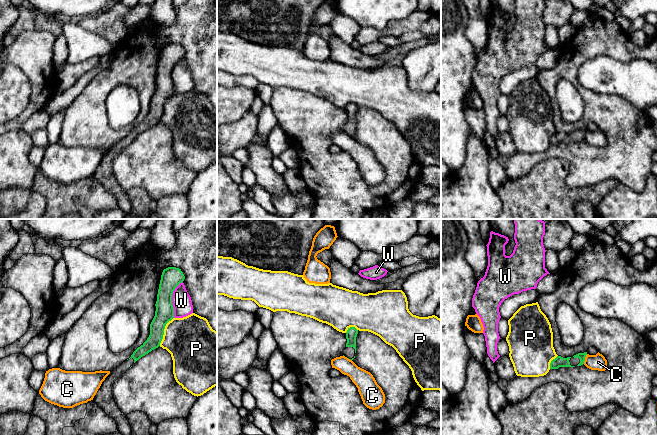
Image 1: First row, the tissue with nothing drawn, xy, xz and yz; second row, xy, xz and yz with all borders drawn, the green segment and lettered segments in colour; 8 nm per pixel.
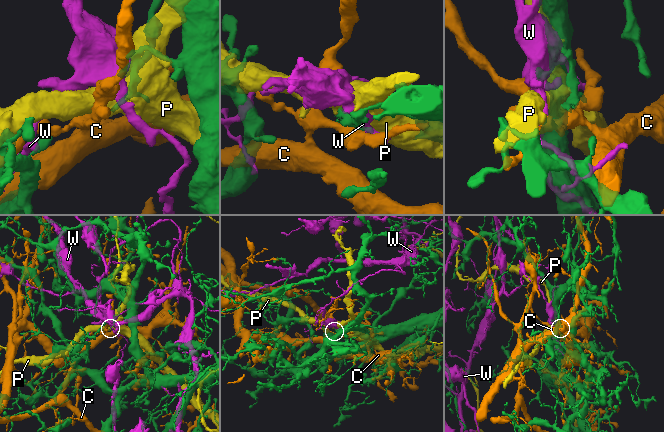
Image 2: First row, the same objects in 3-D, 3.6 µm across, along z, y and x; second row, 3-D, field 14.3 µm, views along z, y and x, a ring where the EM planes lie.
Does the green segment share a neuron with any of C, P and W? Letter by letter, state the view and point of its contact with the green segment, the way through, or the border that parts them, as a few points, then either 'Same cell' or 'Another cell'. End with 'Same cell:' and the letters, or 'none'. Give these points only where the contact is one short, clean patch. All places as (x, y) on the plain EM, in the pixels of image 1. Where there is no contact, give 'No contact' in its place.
C: Touches green at yz (584, 135). Another cell
P: Touches green at xy (163, 107). Another cell
W: Touches green at xy (171, 75). Another cell
Same cell: none

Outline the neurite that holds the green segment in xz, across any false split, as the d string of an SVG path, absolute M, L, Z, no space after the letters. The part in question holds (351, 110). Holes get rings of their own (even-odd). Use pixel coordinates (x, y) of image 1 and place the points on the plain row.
M355 103L348 104L346 108L346 124L343 126L343 132L347 133L350 136L355 134L356 129L356 113L358 106Z

